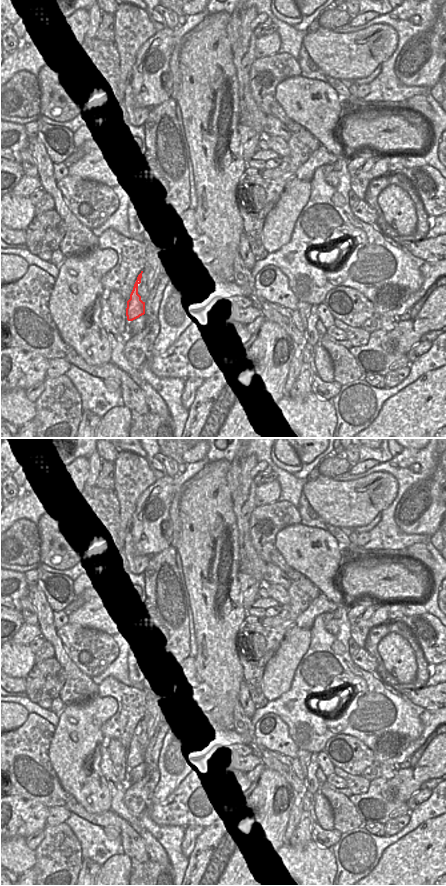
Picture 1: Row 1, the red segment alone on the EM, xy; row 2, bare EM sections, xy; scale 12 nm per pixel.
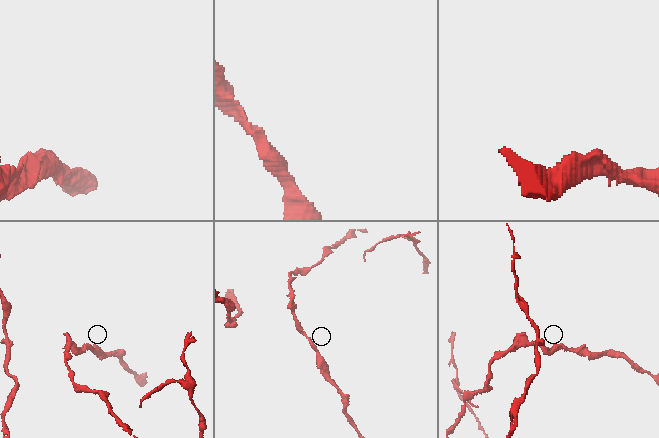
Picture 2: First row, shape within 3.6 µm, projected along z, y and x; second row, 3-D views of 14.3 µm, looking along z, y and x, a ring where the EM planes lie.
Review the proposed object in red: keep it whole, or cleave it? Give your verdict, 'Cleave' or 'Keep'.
Keep

